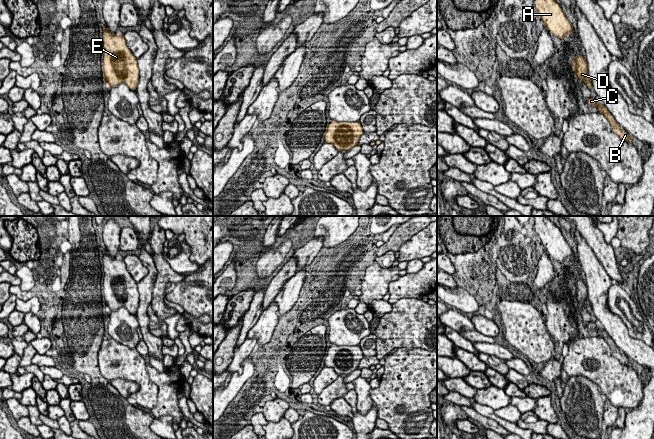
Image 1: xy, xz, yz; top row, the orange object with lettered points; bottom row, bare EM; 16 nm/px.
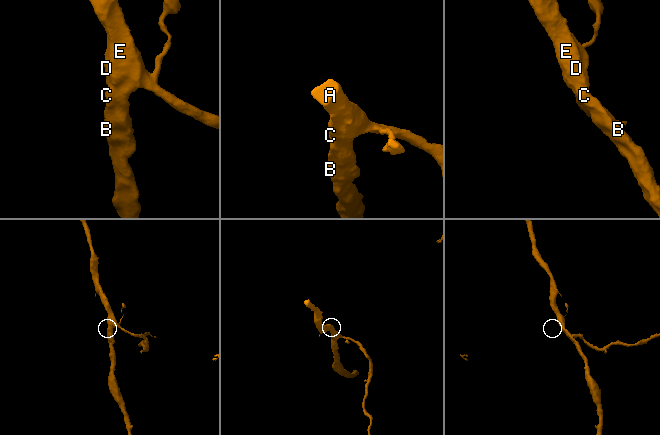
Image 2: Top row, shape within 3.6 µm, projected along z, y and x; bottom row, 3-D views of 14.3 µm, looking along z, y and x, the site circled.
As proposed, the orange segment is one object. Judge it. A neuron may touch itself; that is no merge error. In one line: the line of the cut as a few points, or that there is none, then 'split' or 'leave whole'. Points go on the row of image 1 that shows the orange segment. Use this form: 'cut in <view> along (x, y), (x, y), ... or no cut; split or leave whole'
no cut; leave whole

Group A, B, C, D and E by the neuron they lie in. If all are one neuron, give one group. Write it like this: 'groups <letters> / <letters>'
groups A B C D E

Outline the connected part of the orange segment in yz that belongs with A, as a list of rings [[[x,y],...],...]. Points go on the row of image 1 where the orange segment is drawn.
[[[535,0],[534,3],[546,28],[551,33],[560,39],[572,34],[574,25],[566,18],[560,4],[555,0]]]

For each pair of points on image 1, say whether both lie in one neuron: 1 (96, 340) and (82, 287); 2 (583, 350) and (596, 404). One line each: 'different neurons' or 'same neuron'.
1: same neuron
2: different neurons

